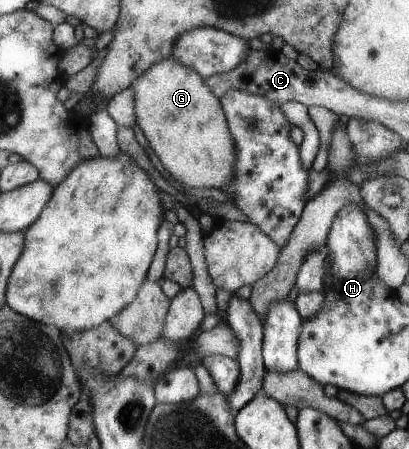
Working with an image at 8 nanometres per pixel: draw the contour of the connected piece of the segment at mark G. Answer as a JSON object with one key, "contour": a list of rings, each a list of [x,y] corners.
{"contour":[[[166,58],[151,63],[129,85],[133,91],[134,121],[147,137],[163,168],[189,188],[219,190],[233,179],[236,159],[232,135],[220,100],[205,85],[205,78],[191,67]]]}

